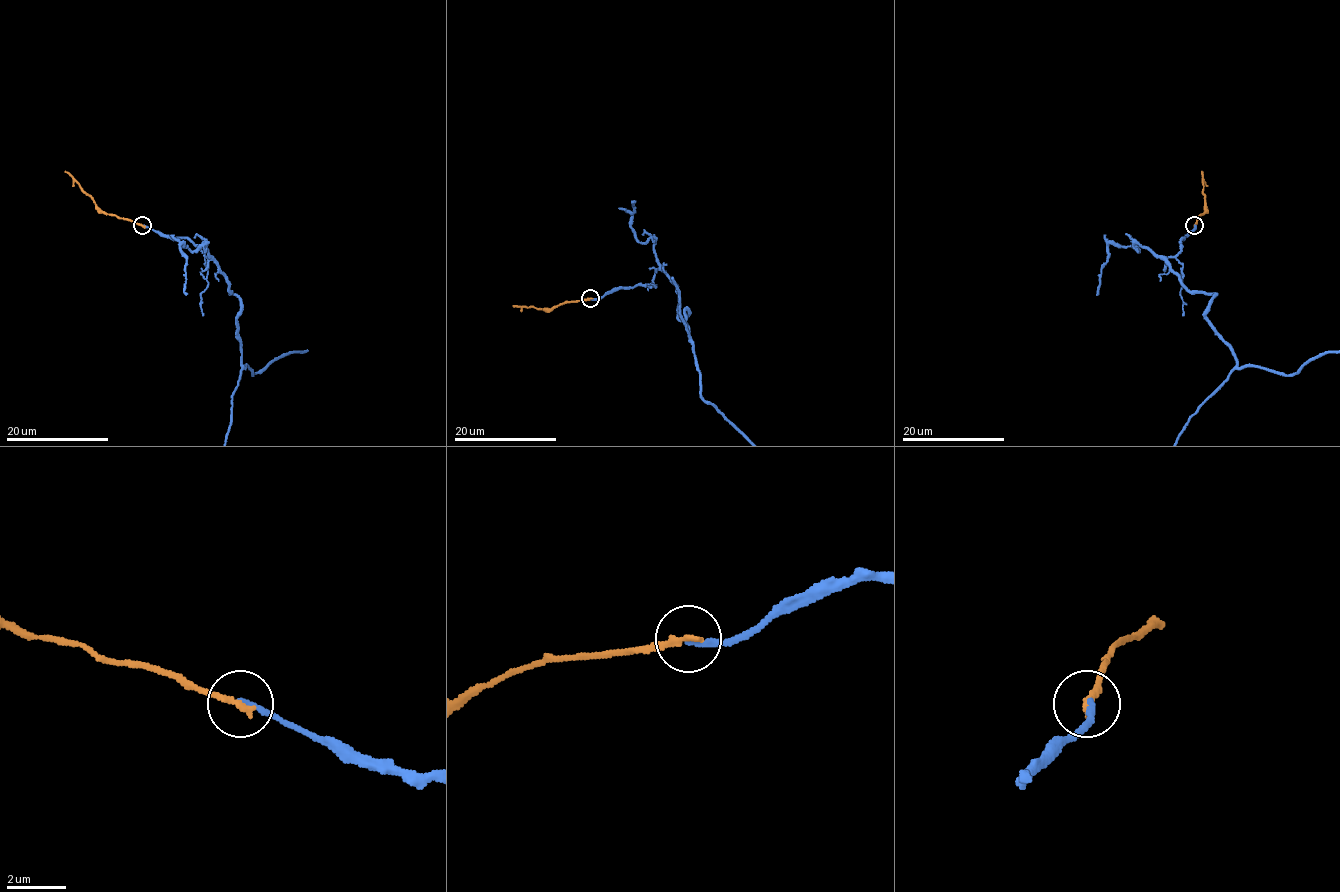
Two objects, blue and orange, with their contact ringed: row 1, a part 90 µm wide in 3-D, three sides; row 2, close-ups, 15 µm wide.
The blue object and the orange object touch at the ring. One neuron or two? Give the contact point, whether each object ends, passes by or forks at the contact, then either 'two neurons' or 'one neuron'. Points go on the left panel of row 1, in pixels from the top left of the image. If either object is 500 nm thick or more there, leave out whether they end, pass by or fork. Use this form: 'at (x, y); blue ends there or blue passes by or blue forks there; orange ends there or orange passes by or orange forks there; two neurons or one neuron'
at (142, 225); blue ends there; orange ends there; one neuron

